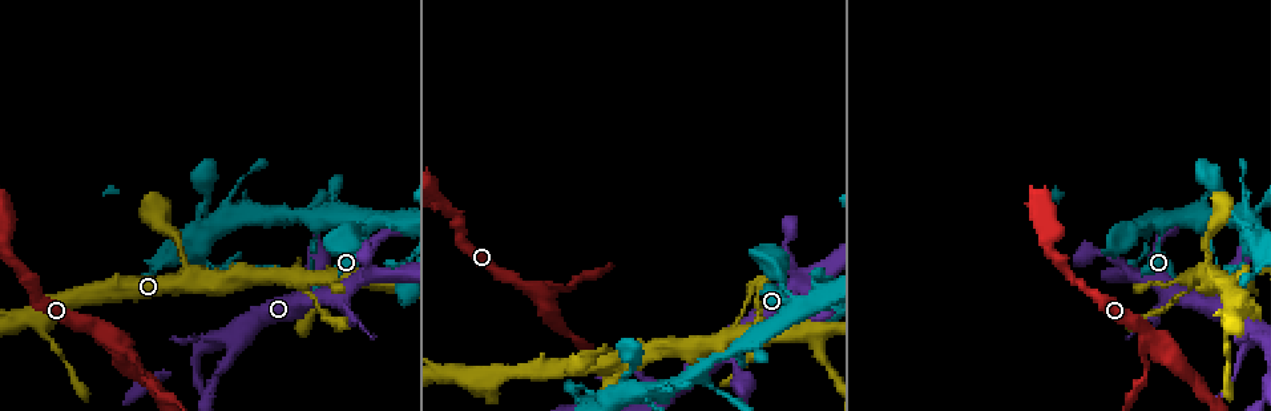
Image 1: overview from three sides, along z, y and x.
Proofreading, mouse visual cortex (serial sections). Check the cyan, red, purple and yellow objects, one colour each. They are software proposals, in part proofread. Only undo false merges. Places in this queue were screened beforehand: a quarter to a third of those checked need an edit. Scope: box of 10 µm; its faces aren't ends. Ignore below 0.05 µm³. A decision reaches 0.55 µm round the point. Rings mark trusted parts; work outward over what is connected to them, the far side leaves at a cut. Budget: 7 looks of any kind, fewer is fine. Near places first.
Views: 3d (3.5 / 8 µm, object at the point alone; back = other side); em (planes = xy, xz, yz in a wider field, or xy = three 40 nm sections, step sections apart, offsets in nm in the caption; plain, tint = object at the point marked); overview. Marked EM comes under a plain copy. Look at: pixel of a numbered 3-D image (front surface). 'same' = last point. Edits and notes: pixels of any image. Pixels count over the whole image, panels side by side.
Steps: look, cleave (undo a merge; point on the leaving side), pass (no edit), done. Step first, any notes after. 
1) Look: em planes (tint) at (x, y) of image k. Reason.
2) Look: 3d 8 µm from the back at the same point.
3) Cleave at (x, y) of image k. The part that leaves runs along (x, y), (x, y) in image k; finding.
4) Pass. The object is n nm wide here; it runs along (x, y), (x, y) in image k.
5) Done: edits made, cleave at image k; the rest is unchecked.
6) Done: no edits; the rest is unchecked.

Look: 3d 8 µm at (116, 340) of image 1. Three arms meet.

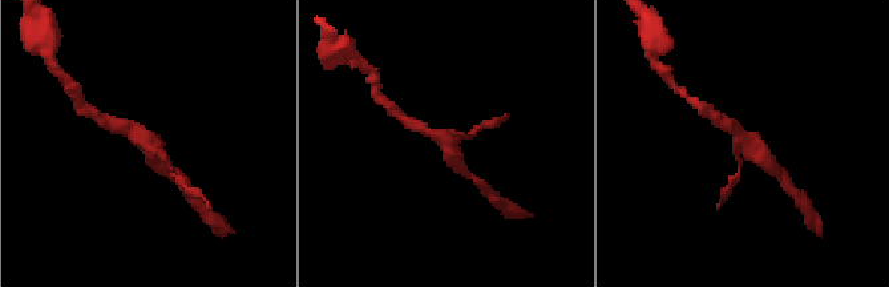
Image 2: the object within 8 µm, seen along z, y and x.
Look: em xy step 5 (tint) at the same point. 3 arms meet here; the arms are 150, 300, 400 nm wide; need the tissue.

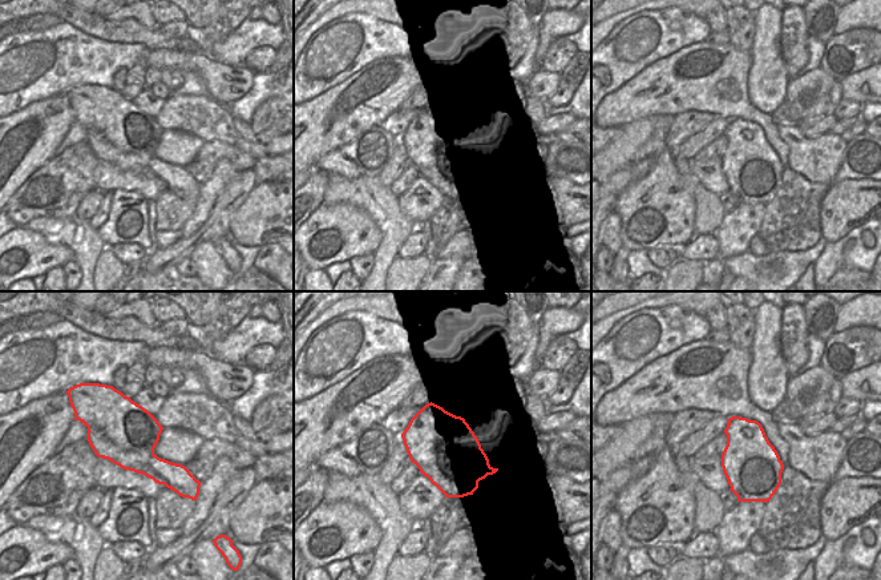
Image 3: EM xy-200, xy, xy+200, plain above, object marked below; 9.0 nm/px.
Cleave at (732, 180) of image 2. A second cell is stuck on.

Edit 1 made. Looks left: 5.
Look: 3d 3.5 µm at (1160, 222) of image 1. Sharp bend.

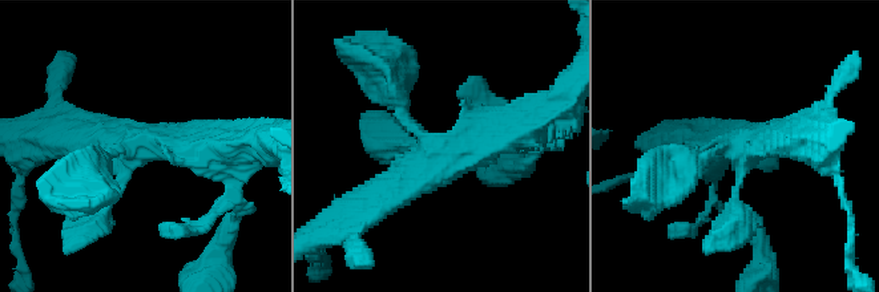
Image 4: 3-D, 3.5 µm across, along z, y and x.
Pass. 4 arms meet here; it runs along (101, 209), (142, 144), (229, 159) in image 4; one cell here.

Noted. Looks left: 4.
Look: 3d 3.5 µm at (269, 217) of image 1. Side arm on a straight run.

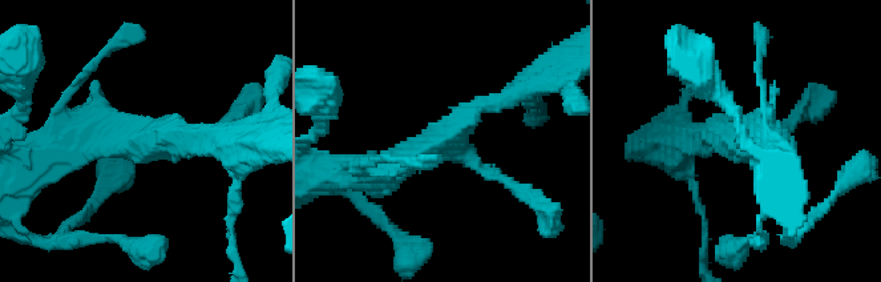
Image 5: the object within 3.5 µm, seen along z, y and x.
Look: em xy step 3 (tint) at (148, 143) of image 5. 3 arms meet here; the arms are 100, 250, 350 nm wide.

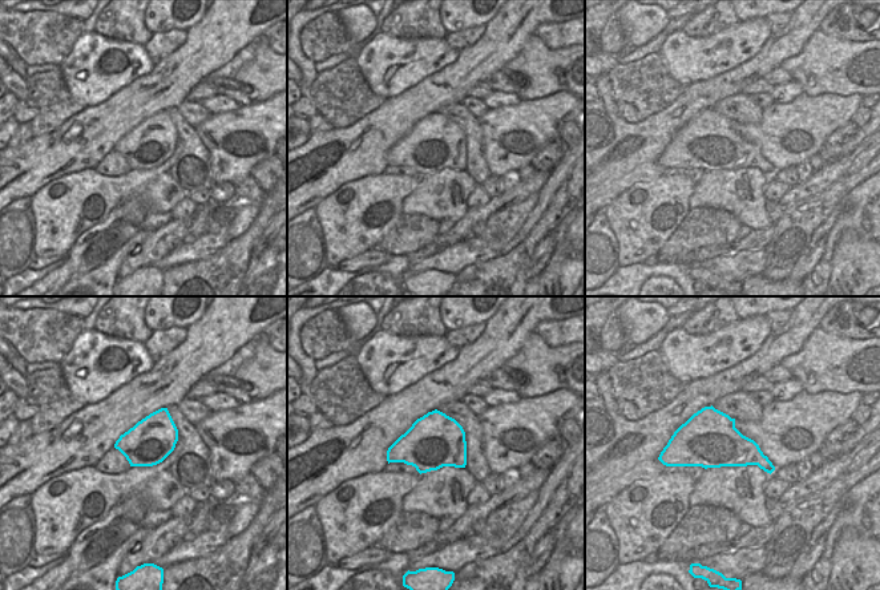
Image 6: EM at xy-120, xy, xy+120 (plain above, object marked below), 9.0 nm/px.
Look: em planes (tint) at the same point.

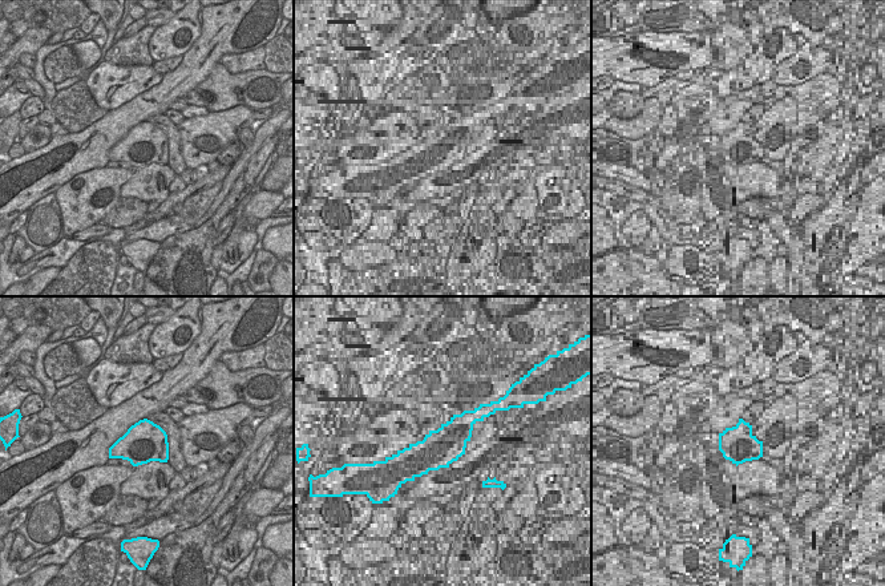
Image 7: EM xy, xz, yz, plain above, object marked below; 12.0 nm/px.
Pass. It runs along (518, 91), (363, 173) in image 5; all the same cell.

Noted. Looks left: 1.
Done: edits made, cleave at image 2; the rest is unchecked.

